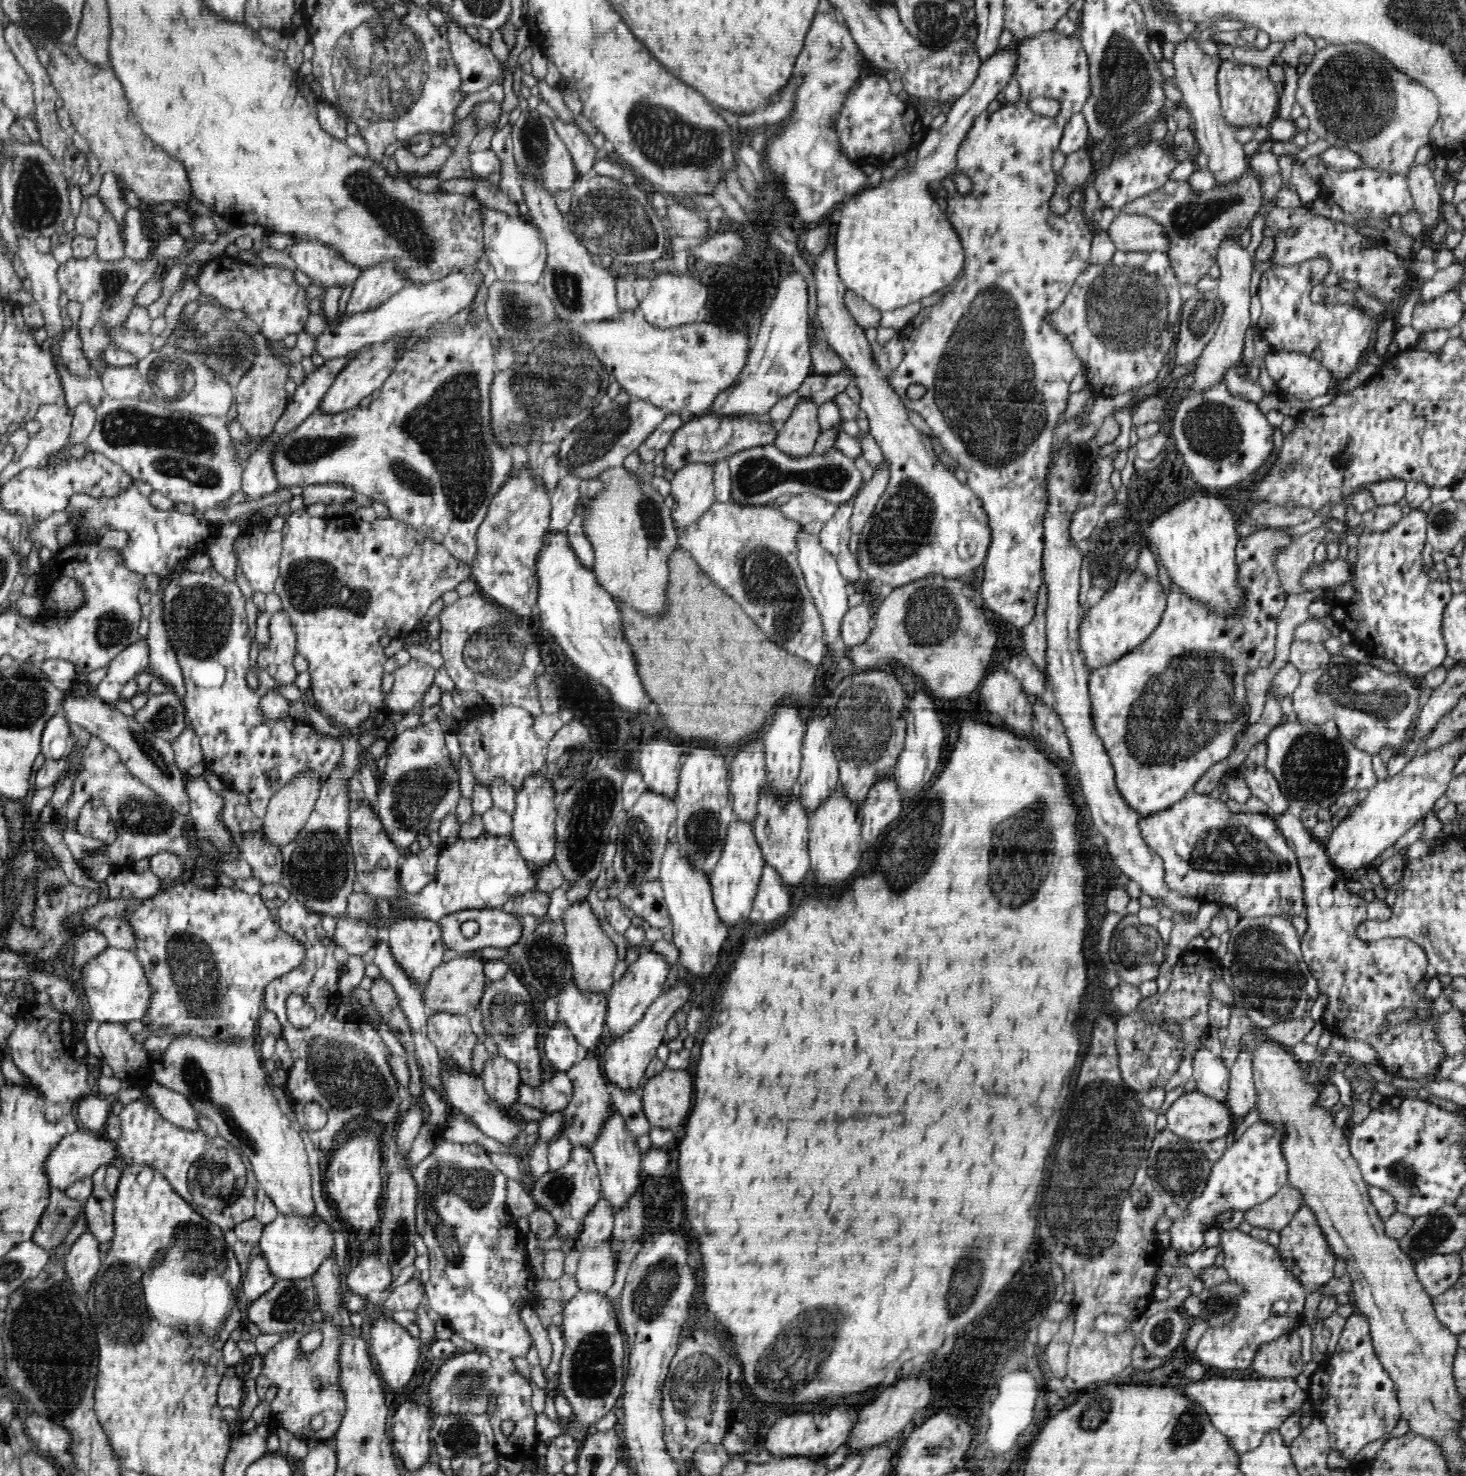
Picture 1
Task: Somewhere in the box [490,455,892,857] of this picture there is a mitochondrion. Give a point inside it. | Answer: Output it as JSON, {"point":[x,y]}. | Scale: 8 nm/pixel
{"point":[766,578]}

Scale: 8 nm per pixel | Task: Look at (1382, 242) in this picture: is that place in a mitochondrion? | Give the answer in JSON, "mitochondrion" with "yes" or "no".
{"mitochondrion":"no"}

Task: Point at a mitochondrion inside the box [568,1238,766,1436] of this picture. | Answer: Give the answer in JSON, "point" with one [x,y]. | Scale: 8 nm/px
{"point":[695,1386]}

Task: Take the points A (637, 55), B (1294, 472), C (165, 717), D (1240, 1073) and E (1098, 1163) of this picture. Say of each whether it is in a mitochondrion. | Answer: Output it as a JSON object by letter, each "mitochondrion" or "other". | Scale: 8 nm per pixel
{"A":"other","B":"mitochondrion","C":"mitochondrion","D":"other","E":"mitochondrion"}

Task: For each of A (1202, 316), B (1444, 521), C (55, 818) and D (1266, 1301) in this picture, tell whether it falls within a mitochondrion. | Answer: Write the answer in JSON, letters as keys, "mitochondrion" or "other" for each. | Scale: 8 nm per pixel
{"A":"mitochondrion","B":"mitochondrion","C":"other","D":"mitochondrion"}

